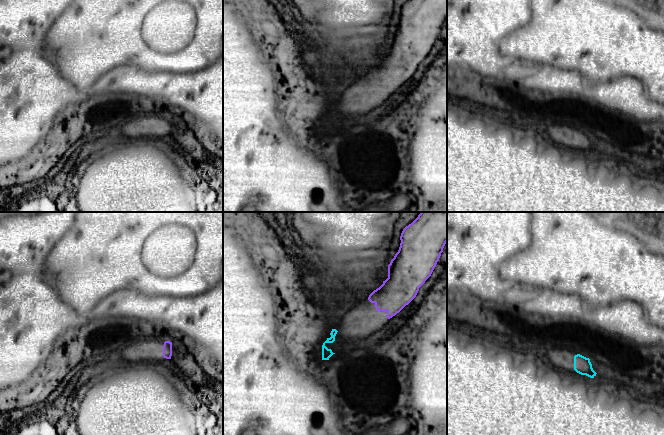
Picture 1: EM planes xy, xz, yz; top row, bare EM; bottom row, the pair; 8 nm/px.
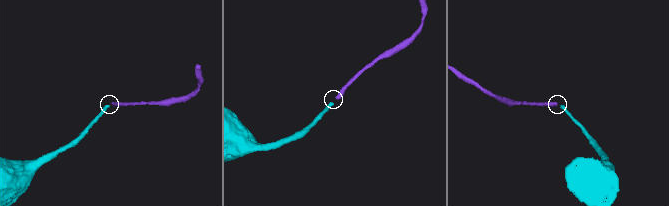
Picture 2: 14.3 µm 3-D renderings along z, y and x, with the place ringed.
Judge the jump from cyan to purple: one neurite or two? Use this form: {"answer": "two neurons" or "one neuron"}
{"answer": "one neuron"}

